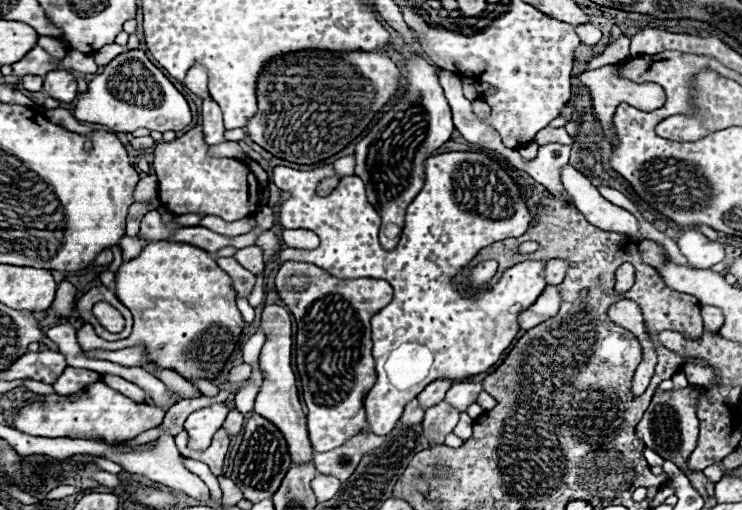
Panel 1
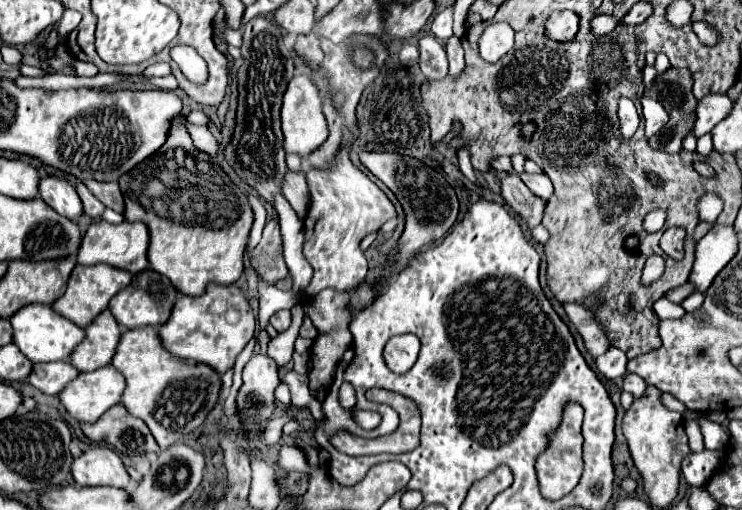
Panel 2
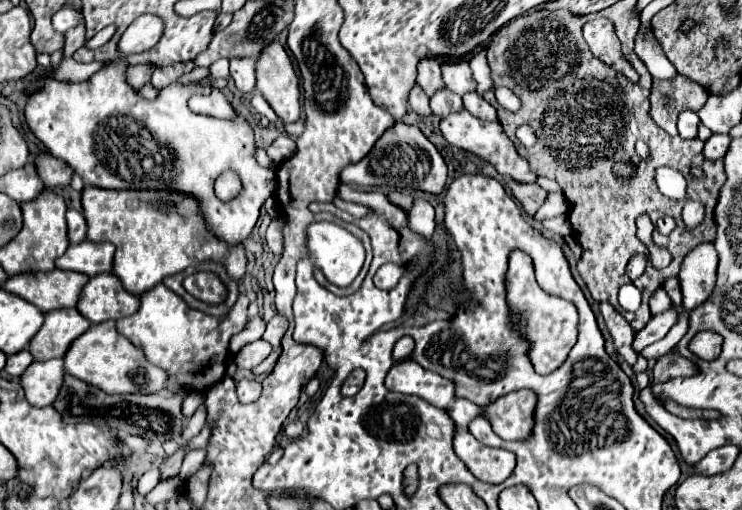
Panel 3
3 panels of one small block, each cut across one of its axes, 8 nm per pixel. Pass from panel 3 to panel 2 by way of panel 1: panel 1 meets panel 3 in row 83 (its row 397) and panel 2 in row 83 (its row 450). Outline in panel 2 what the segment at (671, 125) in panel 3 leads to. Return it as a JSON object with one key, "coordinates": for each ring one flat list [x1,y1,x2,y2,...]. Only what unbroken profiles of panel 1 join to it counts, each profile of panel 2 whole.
{"coordinates":[[674,68,666,70,664,74,660,74,660,76,656,78,656,82,654,82,652,90,648,92,648,96,652,96,654,100,658,100,658,102,666,108,666,112,668,112,668,116,670,116,668,124,666,124,656,136,652,136,652,138,648,140,650,146,652,146,654,150,668,152,668,154,680,152,680,150,682,150,682,138,686,138,686,134,690,132,692,124,696,122,696,118,692,118,692,116,696,116,694,110,696,110,698,100,696,100,694,94,692,94,692,78,690,78,690,72,688,72,688,70,674,70]]}

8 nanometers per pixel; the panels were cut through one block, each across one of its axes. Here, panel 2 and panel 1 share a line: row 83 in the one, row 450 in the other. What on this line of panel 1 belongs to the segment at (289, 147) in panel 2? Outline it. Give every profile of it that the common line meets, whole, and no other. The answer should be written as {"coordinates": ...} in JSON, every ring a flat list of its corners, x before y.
{"coordinates":[[266,306,262,310,260,328,266,334,266,342,264,342,262,352,260,352,260,370,264,374,264,382,262,382,262,388,258,392,254,412,258,412,260,416,266,416,266,420,270,420,284,434,294,464,308,462,308,460,312,460,314,452,312,452,312,446,308,440,306,416,302,412,298,390,296,390,296,376,294,376,292,366,290,366,290,346,292,346,290,314,282,306]]}

